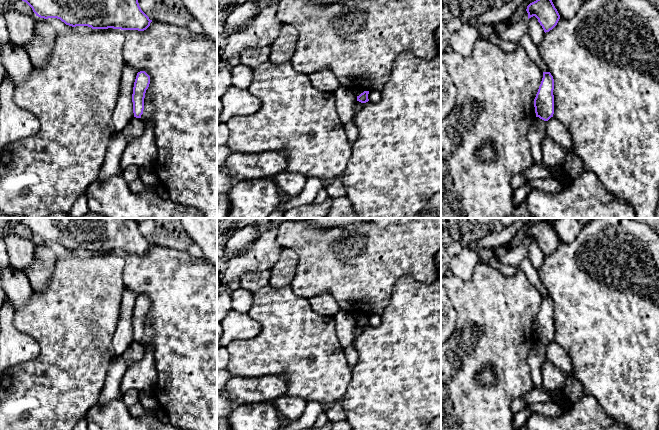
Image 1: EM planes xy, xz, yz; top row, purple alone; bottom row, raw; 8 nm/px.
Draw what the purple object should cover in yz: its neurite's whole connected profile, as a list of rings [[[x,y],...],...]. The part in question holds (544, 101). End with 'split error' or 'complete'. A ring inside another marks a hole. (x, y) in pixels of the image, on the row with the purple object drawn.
[[[543,72],[543,78],[534,99],[536,117],[548,121],[554,114],[554,79],[550,72]]] | complete

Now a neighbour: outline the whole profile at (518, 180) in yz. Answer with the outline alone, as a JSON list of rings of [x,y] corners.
[[[516,174],[511,178],[511,187],[513,190],[517,190],[519,187],[523,186],[527,182],[529,181],[521,174]]]

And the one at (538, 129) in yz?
[[[535,117],[533,123],[529,128],[527,137],[530,142],[533,161],[536,165],[544,166],[542,163],[541,142],[546,134],[546,121],[540,119],[539,117]]]

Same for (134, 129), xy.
[[[133,117],[132,120],[122,129],[122,134],[128,142],[138,138],[143,134],[145,123],[140,119]]]

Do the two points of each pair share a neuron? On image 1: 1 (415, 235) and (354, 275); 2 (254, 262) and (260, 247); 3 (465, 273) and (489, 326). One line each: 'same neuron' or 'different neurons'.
1: same neuron
2: same neuron
3: different neurons

